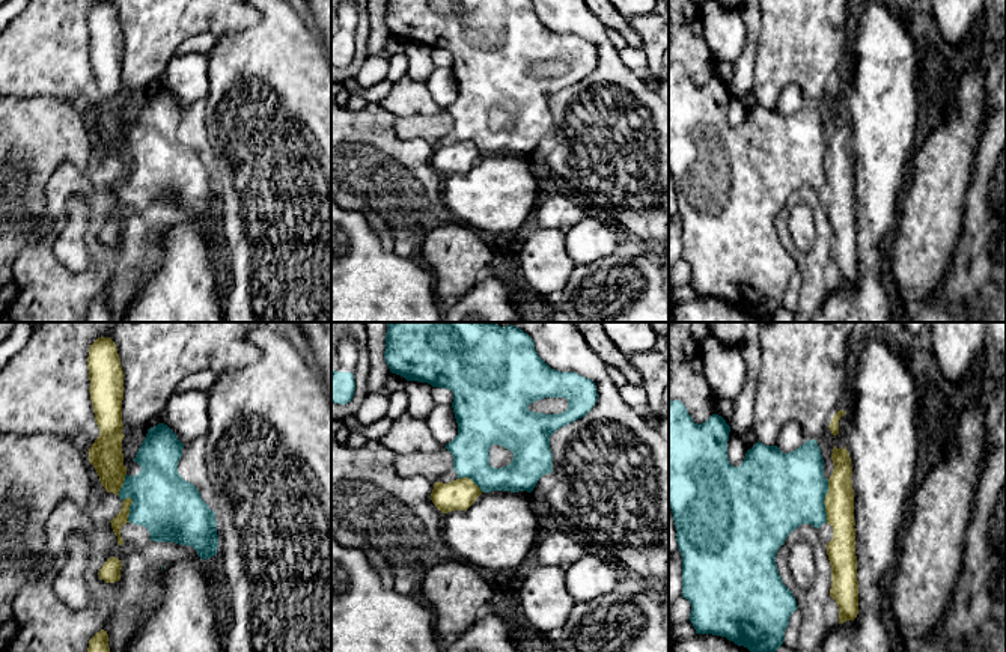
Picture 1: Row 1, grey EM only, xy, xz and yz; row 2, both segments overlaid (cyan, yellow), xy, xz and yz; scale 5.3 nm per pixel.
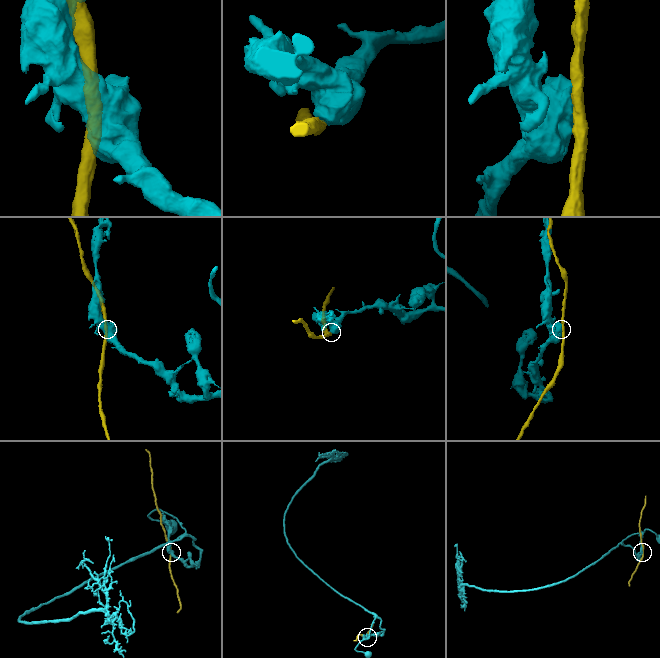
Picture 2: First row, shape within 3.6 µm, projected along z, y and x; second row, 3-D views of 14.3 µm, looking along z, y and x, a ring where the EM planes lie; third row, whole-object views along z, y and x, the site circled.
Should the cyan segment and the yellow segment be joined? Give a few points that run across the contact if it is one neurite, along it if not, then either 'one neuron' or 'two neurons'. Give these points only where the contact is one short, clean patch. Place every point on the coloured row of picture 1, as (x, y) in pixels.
line yz (829, 479), (829, 491), (824, 500), (826, 521); two neurons

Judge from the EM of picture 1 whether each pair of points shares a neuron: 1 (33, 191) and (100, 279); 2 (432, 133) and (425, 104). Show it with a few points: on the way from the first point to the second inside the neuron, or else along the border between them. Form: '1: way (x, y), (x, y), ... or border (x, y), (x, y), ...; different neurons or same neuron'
1: border (54, 173), (45, 187), (45, 217), (26, 238); different neurons
2: border (445, 109), (429, 115), (396, 118); different neurons

